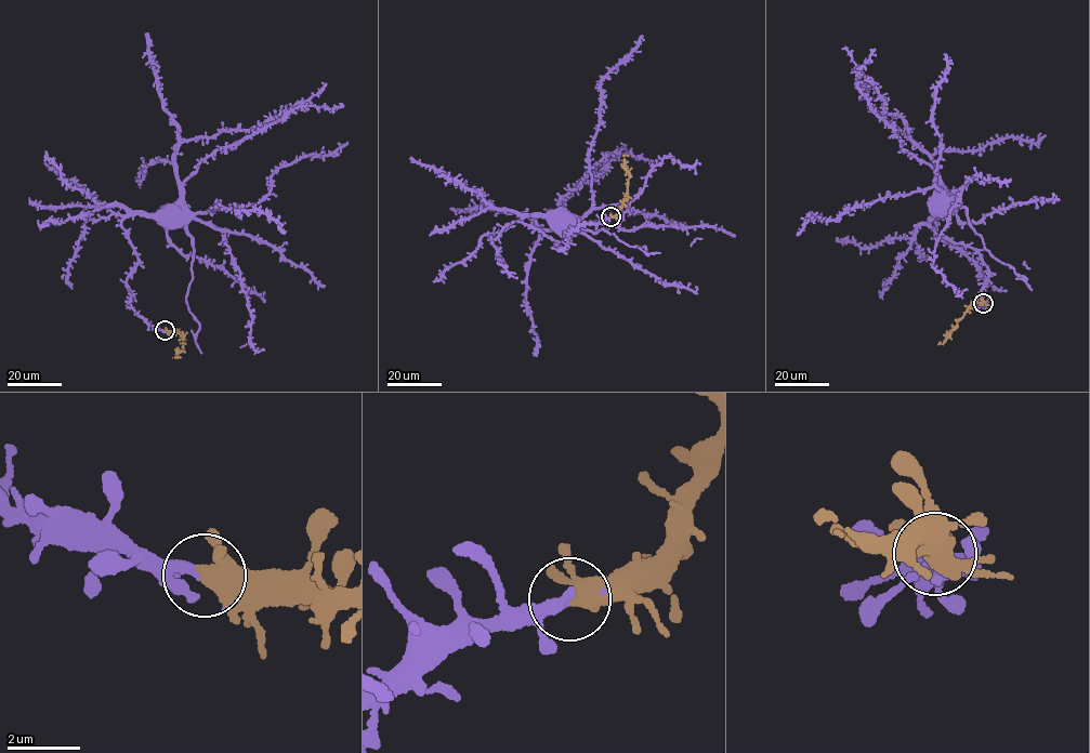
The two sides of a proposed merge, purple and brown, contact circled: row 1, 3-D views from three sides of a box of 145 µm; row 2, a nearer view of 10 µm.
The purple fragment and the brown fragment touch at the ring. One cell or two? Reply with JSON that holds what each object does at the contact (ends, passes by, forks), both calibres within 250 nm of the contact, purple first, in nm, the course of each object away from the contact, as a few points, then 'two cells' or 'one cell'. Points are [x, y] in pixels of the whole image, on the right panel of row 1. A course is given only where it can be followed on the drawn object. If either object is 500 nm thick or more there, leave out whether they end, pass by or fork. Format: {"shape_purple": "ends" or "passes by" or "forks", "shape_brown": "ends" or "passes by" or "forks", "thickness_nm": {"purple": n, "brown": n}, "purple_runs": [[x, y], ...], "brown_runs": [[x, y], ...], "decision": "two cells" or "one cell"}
{"shape_purple": "ends", "shape_brown": "forks", "thickness_nm": {"purple": 280, "brown": 360}, "purple_runs": [[983, 303], [988, 268], [930, 225], [942, 193], [934, 187], [832, 220], [815, 215], [801, 229]], "brown_runs": [[983, 303], [975, 303], [945, 341], [940, 342]], "decision": "one cell"}

